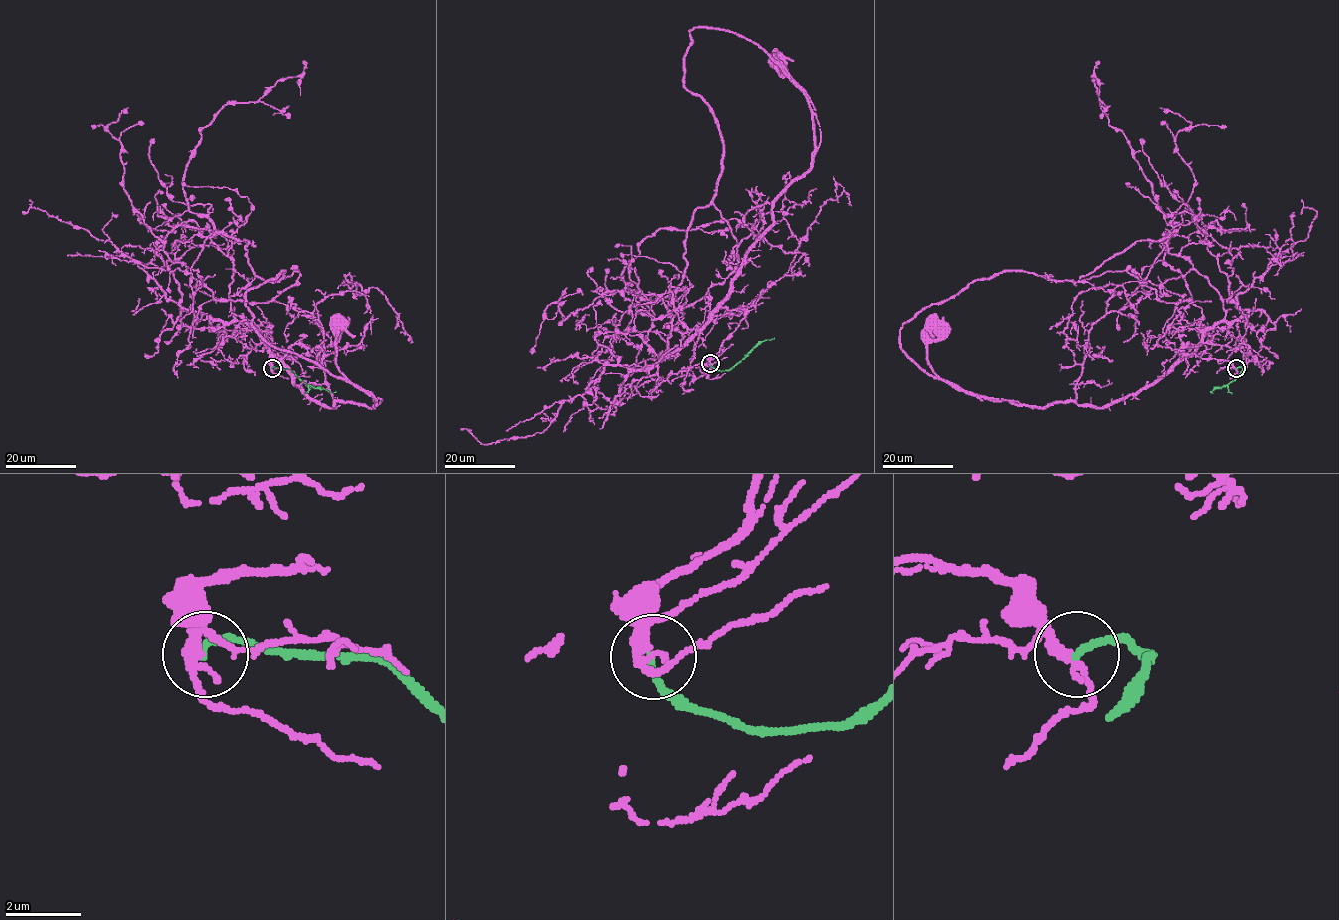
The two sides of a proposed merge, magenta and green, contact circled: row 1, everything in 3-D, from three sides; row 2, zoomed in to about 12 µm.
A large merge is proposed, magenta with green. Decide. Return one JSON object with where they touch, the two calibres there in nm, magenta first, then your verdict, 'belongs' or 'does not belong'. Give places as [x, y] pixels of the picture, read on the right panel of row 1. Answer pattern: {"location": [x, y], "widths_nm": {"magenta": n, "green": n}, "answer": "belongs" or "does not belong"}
{"location": [1236, 368], "widths_nm": {"magenta": 240, "green": 190}, "answer": "does not belong"}

